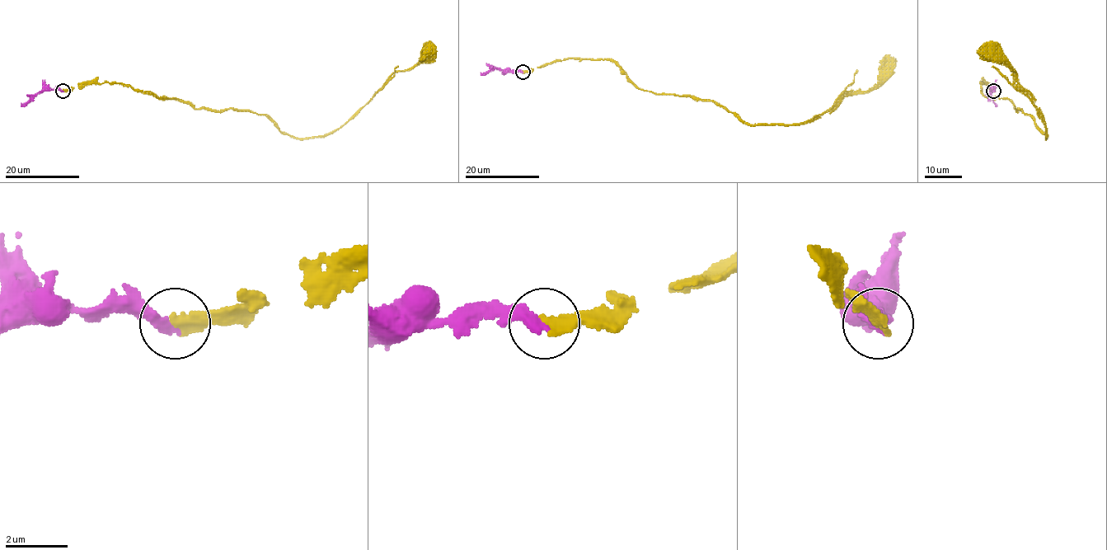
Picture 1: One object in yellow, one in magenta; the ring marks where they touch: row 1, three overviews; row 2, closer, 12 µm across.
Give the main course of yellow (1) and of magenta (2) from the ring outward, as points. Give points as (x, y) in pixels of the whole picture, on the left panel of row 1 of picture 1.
1: (63, 91), (128, 84), (195, 108), (264, 114), (292, 136), (323, 137), (392, 74), (427, 54)
2: (63, 91), (42, 89), (21, 106)

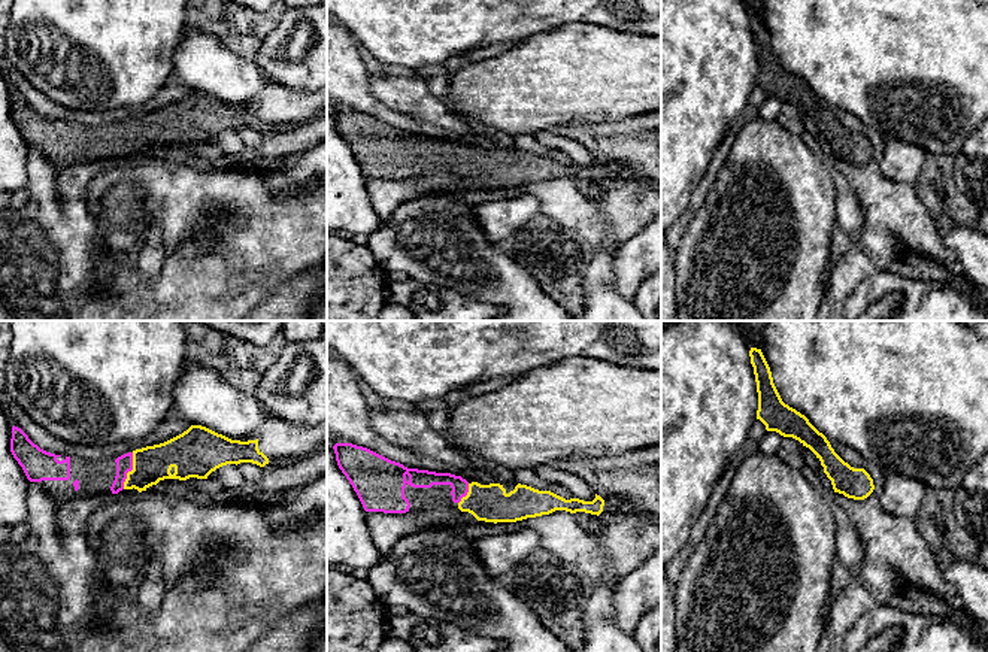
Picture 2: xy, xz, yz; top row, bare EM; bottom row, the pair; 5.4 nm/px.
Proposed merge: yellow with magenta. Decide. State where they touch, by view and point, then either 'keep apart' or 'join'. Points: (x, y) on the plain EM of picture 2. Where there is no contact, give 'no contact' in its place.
xy (132, 136) | join

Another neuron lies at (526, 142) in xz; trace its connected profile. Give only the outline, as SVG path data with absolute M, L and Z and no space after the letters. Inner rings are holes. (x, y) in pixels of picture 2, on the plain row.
M519 134L519 136L515 136L513 139L518 149L521 151L527 151L539 157L551 157L566 166L575 164L575 161L567 154L564 154L563 151L549 149L543 146L536 140L533 134Z

